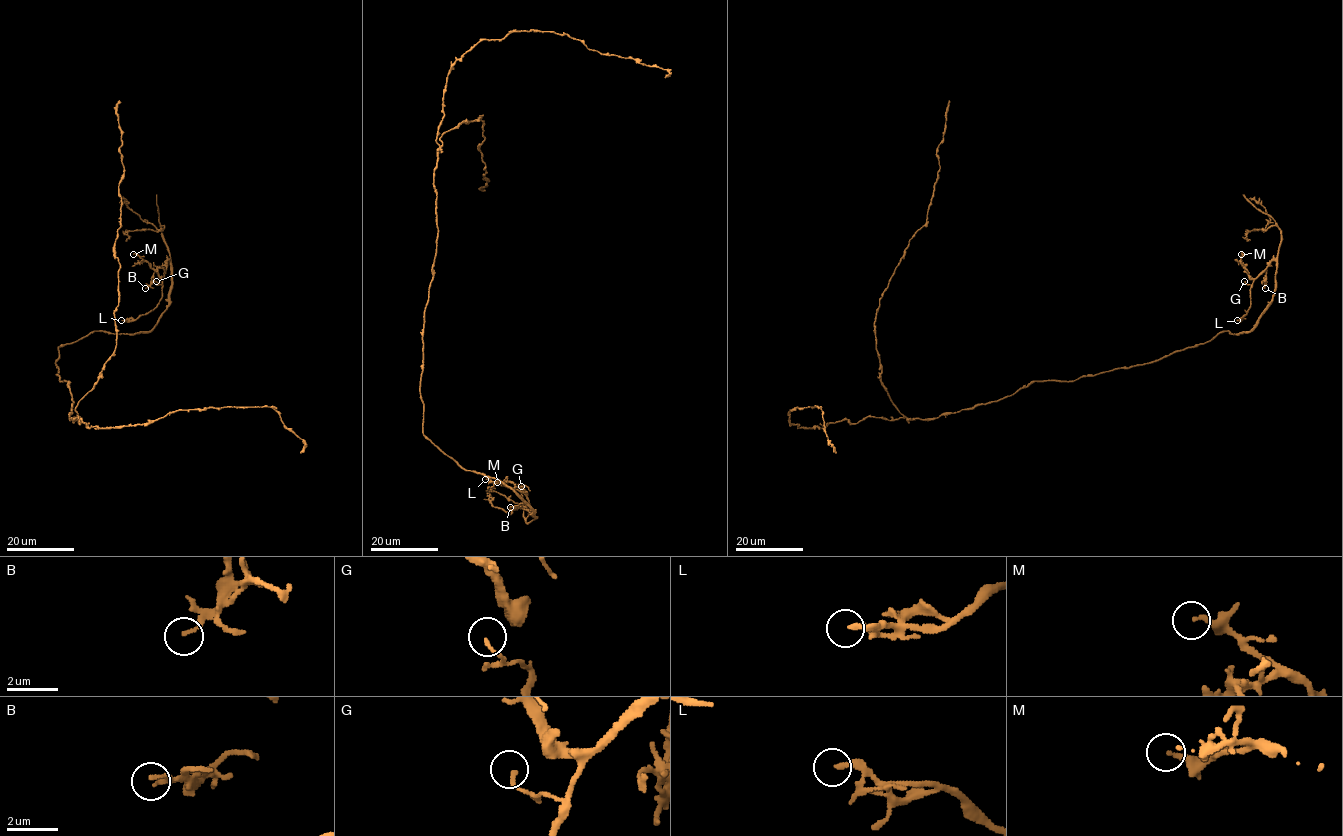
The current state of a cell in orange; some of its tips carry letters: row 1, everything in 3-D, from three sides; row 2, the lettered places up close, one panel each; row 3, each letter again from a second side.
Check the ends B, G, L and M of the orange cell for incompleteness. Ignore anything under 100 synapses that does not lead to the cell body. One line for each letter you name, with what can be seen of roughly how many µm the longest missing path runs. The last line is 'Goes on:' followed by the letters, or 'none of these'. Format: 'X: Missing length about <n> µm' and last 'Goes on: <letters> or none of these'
Goes on: none of these

